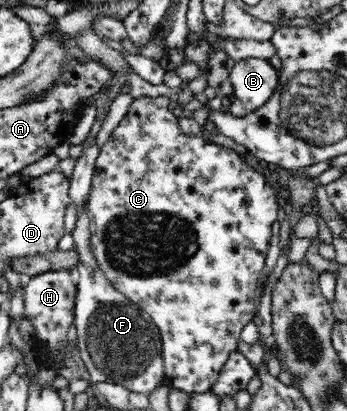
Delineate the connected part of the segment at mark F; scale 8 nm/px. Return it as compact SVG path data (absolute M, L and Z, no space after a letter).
M87 204L80 208L77 213L78 221L74 232L72 232L75 249L78 250L80 261L76 267L76 304L75 304L75 326L78 330L78 360L85 371L86 376L91 381L108 382L120 384L132 392L152 392L155 388L165 384L164 361L161 355L163 344L161 335L156 324L149 314L132 302L127 296L112 286L106 278L104 271L100 270L98 262L94 259L90 249L91 231L89 226L92 224L87 214Z

